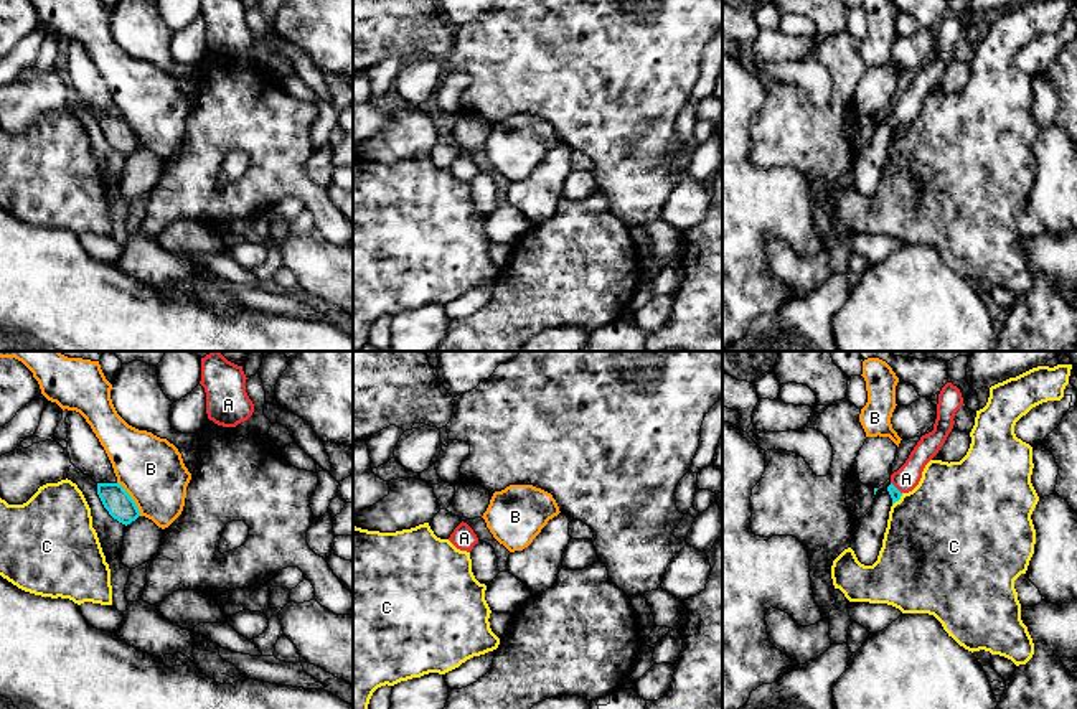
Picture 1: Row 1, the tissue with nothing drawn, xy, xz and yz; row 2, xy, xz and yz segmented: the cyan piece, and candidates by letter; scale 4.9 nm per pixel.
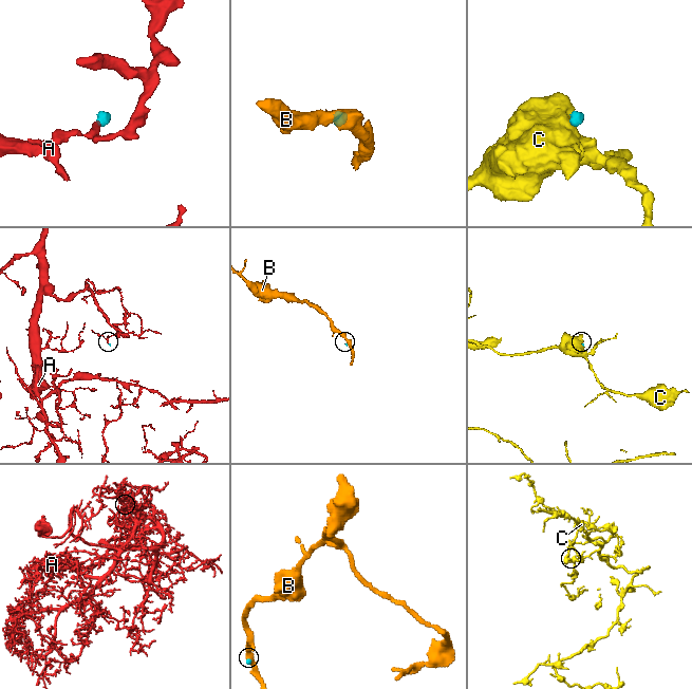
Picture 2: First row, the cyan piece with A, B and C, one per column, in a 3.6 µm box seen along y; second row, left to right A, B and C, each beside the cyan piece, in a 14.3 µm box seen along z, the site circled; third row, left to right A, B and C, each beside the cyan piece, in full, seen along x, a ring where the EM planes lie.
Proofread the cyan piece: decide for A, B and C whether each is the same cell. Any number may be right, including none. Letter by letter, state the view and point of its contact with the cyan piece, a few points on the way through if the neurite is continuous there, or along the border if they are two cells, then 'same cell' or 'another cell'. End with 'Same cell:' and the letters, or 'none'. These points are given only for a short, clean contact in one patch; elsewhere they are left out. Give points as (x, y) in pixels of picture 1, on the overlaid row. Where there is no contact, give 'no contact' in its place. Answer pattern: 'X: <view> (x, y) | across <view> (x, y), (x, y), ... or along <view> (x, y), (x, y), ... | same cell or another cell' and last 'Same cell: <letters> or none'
A: yz (896, 488) | across yz (894, 493), (896, 488), (906, 478) | same cell
B: xy (131, 498) | along xy (117, 482), (141, 515) | another cell
C: yz (898, 500) | along yz (902, 493), (893, 505) | another cell
Same cell: A

